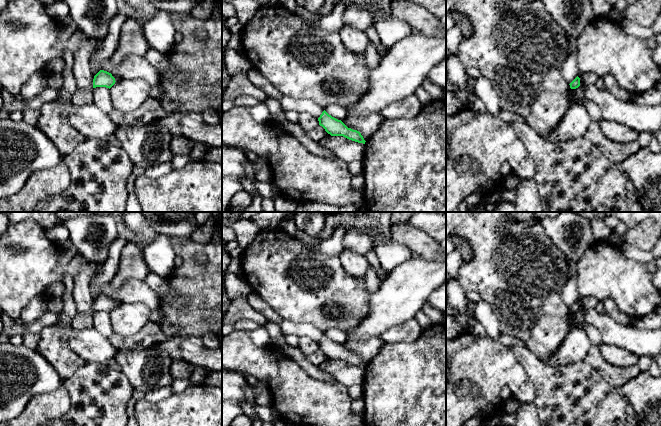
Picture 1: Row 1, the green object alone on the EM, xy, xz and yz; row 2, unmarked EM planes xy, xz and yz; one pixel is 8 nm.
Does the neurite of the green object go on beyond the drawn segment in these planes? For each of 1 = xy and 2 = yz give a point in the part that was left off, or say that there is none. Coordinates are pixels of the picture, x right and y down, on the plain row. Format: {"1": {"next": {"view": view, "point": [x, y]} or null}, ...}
{"1": {"next": null}, "2": {"next": null}}

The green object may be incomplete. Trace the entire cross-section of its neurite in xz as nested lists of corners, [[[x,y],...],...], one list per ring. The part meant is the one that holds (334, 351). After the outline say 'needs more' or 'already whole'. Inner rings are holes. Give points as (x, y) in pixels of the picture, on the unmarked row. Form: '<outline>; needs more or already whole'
[[[325,334],[318,342],[319,349],[331,360],[343,360],[349,364],[365,368],[365,364],[361,357],[357,354],[348,352],[341,344],[329,339]]]; already whole

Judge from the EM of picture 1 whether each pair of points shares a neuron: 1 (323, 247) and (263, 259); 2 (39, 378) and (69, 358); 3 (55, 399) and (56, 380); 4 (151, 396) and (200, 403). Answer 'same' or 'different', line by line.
1: different
2: different
3: different
4: different

